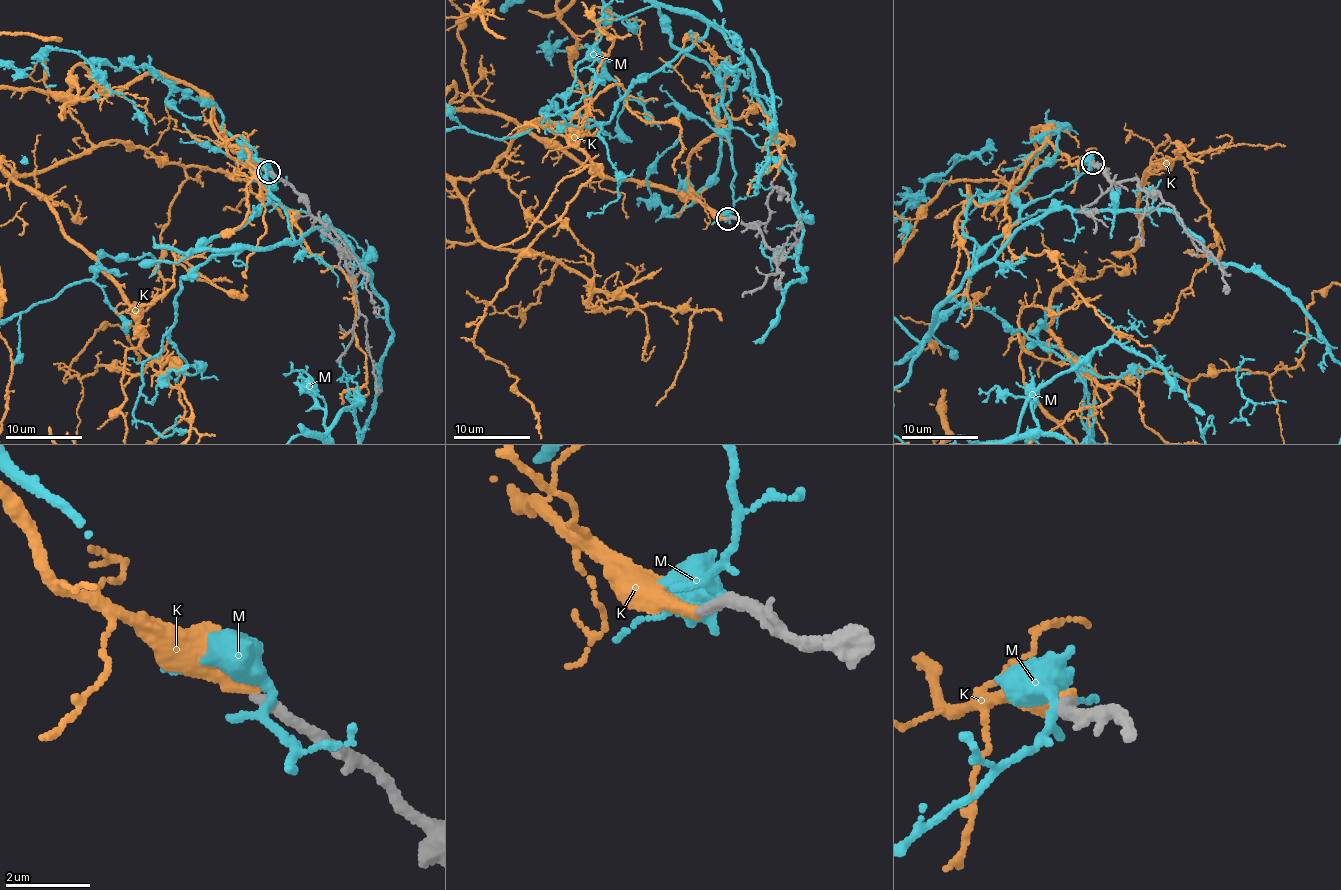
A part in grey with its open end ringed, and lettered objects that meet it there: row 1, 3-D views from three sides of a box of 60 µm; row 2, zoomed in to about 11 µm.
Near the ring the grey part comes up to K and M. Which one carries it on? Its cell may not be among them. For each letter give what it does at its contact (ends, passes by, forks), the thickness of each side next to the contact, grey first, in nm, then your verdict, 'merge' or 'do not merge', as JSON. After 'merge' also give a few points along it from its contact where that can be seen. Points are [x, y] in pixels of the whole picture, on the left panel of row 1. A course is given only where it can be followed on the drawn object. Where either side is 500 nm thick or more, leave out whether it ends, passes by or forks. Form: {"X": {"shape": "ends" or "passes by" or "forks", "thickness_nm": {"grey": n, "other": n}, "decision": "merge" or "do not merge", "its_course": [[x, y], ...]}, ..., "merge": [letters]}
{"K": {"shape": "ends", "thickness_nm": {"grey": 260, "other": 300}, "decision": "merge"}, "M": {"shape": "passes by", "thickness_nm": {"grey": 320, "other": 280}, "decision": "do not merge"}, "merge": ["K"]}

